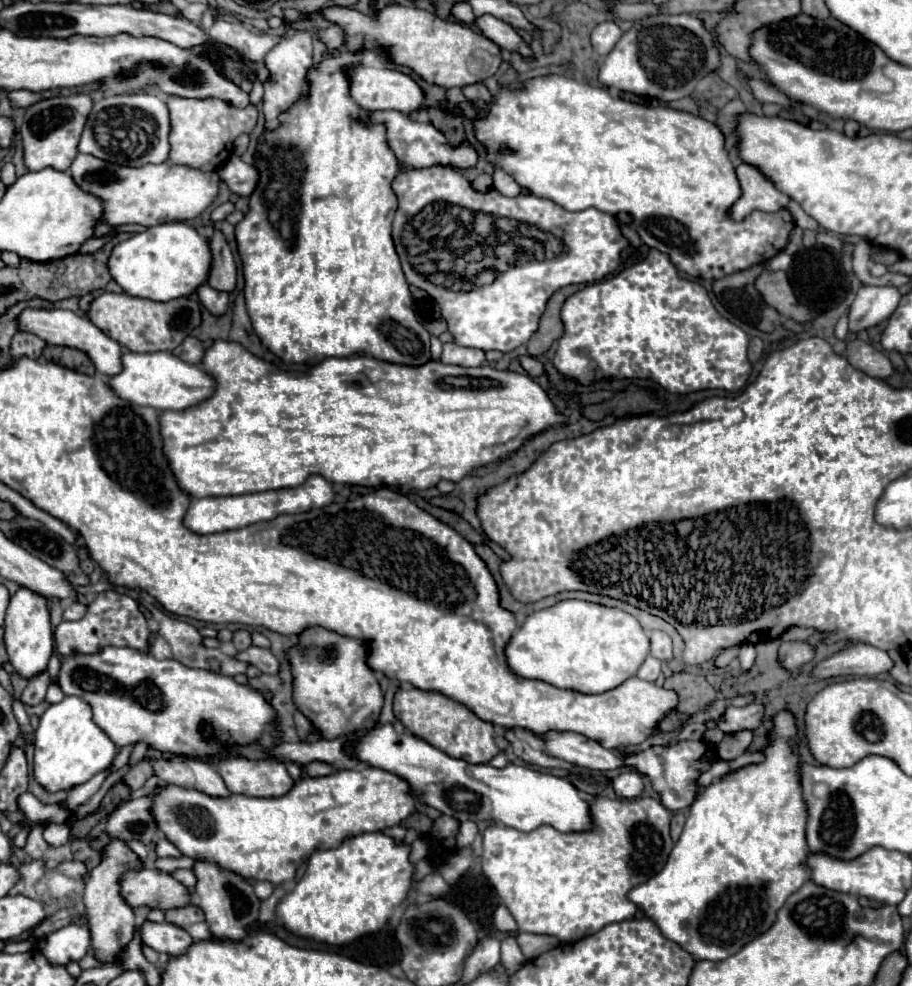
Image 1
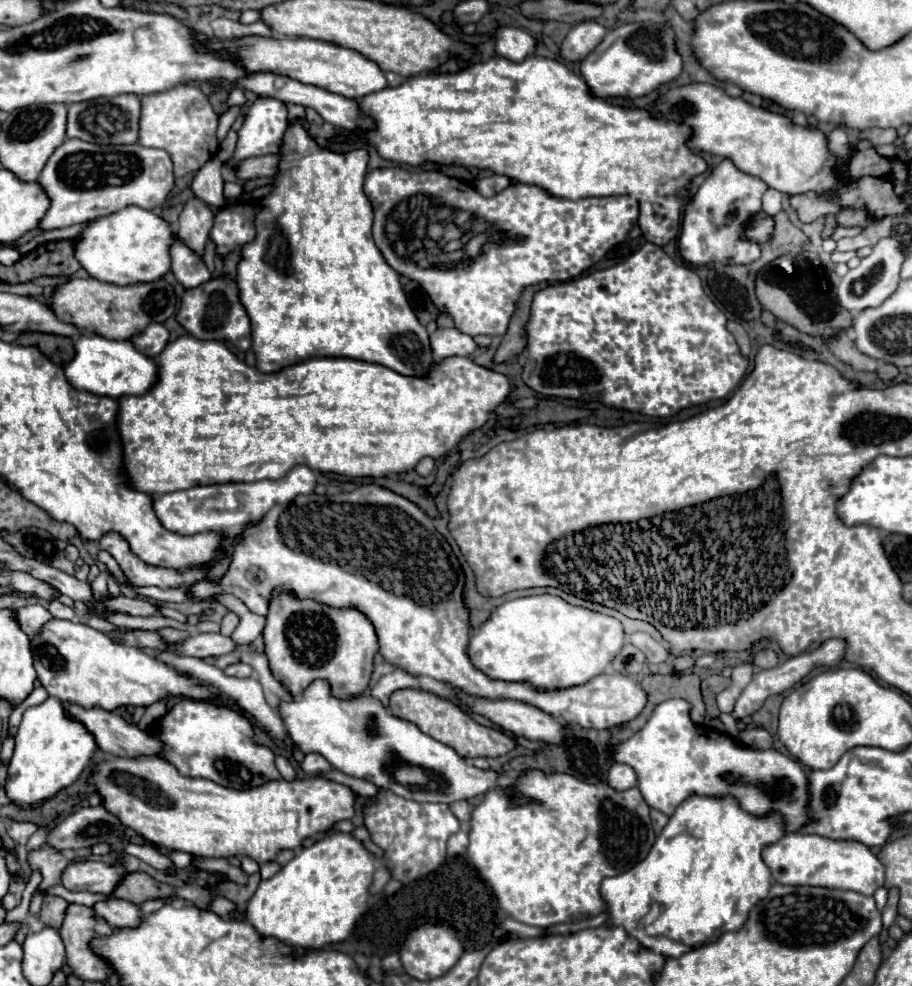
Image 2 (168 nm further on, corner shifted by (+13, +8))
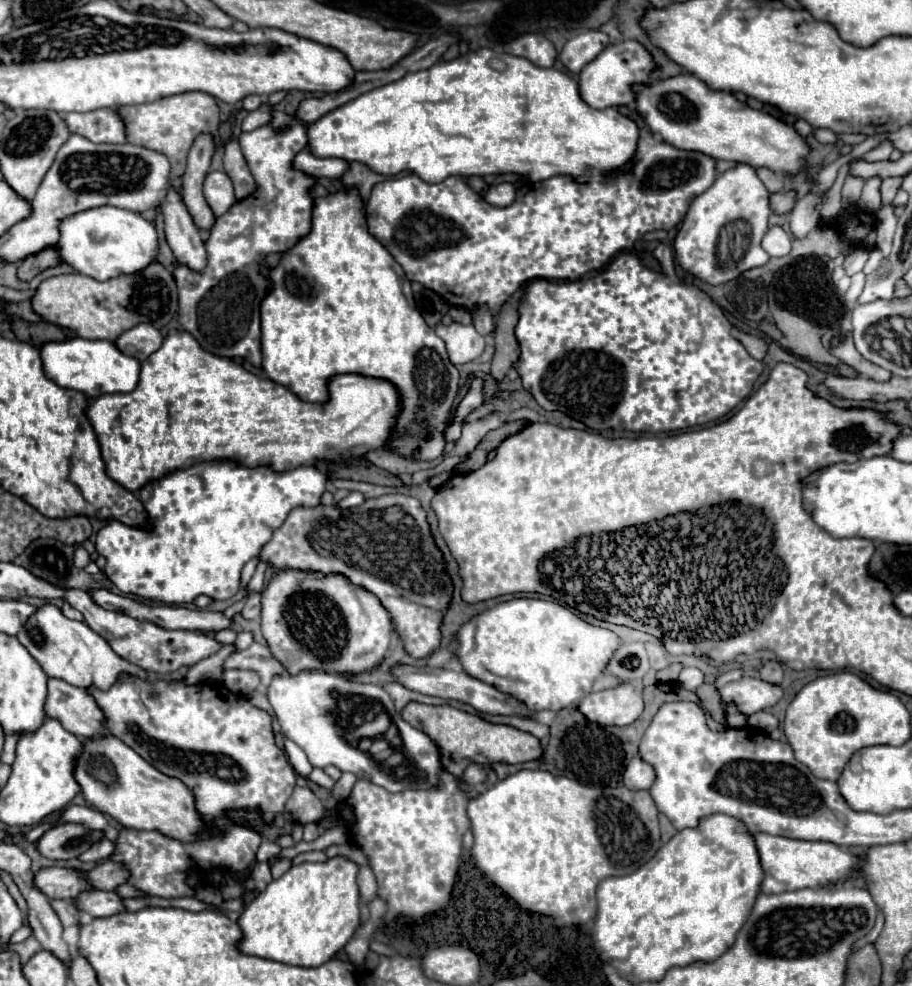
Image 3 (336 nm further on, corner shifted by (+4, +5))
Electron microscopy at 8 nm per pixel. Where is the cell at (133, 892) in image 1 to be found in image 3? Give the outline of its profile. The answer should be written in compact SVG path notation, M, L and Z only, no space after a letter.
M63 867L39 869L33 885L49 899L75 899L81 891L91 889L91 885L85 885L85 879L77 871Z

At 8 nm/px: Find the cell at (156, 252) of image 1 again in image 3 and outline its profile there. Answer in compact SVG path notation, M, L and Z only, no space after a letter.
M111 205L79 211L75 215L61 219L59 241L55 245L63 263L71 265L75 271L89 275L97 281L107 281L117 275L145 269L149 261L155 261L157 247L159 239L151 221L145 221L133 211Z

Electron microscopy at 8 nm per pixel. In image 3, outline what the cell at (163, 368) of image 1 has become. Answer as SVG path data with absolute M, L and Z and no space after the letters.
M73 337L69 341L49 341L39 349L45 375L59 387L75 389L87 397L103 393L129 393L139 381L139 361L121 353L111 341L89 341Z

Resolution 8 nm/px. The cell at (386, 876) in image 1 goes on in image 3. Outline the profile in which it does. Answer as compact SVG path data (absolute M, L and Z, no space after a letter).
M345 857L291 867L283 877L273 879L237 919L243 931L237 949L243 955L301 967L319 967L333 959L359 927L357 871L359 867Z

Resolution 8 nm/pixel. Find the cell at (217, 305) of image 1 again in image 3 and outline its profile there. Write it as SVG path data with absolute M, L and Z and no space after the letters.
M169 187L159 207L165 217L165 239L173 249L177 261L189 265L195 271L205 269L207 253L199 237L197 225L193 223L193 217L187 211L181 195L173 187Z

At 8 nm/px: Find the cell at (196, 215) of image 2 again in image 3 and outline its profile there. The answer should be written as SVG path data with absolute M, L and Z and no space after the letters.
M199 133L193 141L193 147L187 155L187 169L183 175L183 201L195 221L197 227L211 229L215 217L209 213L209 205L205 205L205 199L201 197L201 181L205 179L205 173L209 171L211 157L215 151L215 139L209 133Z

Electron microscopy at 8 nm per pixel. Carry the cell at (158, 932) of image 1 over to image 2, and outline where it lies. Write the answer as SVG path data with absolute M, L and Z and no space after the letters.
M112 898L108 902L98 902L98 904L94 904L94 910L112 928L136 928L142 922L140 908L128 900Z

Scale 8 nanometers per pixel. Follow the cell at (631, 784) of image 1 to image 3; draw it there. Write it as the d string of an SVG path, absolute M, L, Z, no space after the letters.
M633 757L633 761L629 761L629 765L625 767L625 773L623 773L625 787L629 787L629 789L651 789L653 781L655 781L655 771L641 757Z

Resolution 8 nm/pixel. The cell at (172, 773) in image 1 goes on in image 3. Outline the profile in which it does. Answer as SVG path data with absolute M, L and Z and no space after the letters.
M63 679L47 681L47 699L45 699L45 715L57 719L69 733L77 737L95 737L109 735L105 727L105 715L97 709L97 703L89 693L81 687L73 687Z

